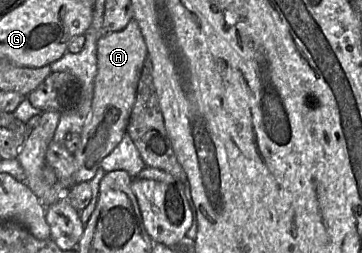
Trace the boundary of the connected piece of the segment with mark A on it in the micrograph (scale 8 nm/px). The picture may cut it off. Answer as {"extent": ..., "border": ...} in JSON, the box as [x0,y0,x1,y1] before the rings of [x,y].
{"extent":[74,19,147,184],"border":[[[132,19],[124,29],[103,33],[97,41],[97,73],[91,110],[80,134],[80,144],[74,153],[77,169],[75,184],[89,182],[101,161],[109,155],[127,133],[128,120],[135,102],[138,81],[147,47],[137,21]]]}

